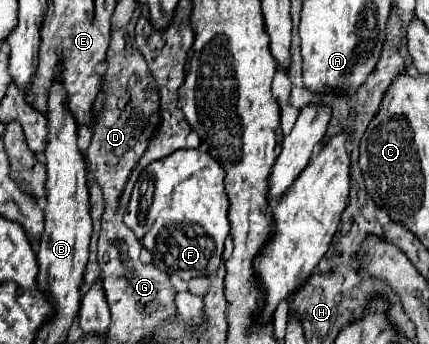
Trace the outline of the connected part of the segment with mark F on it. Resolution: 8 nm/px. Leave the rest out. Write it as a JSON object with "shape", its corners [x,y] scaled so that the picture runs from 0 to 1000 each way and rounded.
{"shape":[[[413,433],[385,462],[371,462],[333,491],[310,544],[287,642],[352,730],[366,782],[389,799],[417,799],[427,817],[445,817],[455,805],[478,805],[487,788],[510,776],[520,706],[534,683],[529,613],[534,578],[520,549],[520,485],[487,445],[473,445],[464,433]]]}

